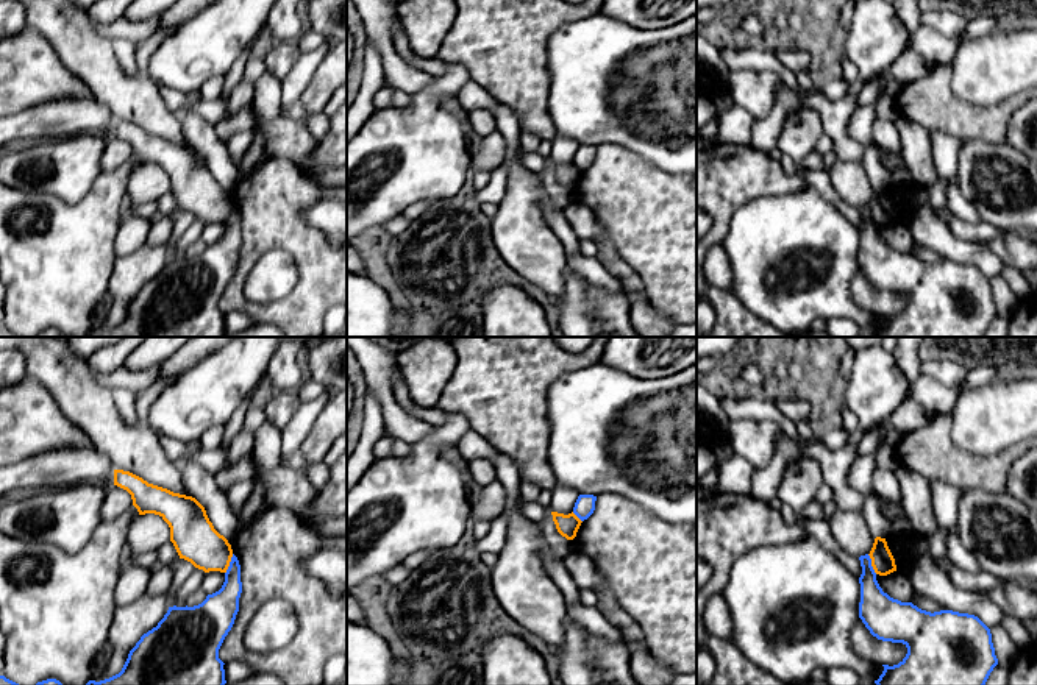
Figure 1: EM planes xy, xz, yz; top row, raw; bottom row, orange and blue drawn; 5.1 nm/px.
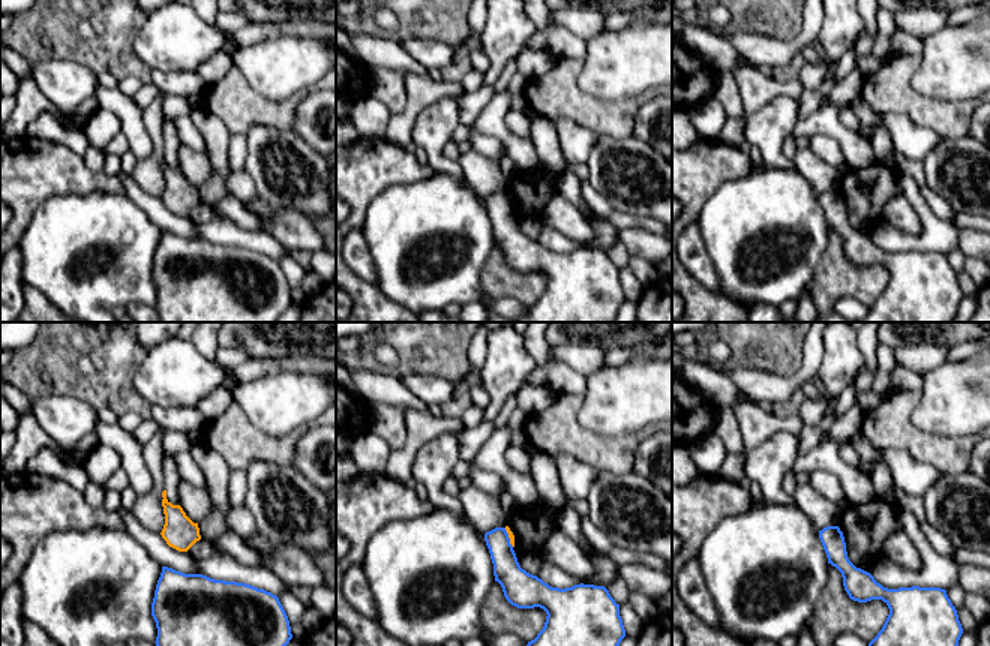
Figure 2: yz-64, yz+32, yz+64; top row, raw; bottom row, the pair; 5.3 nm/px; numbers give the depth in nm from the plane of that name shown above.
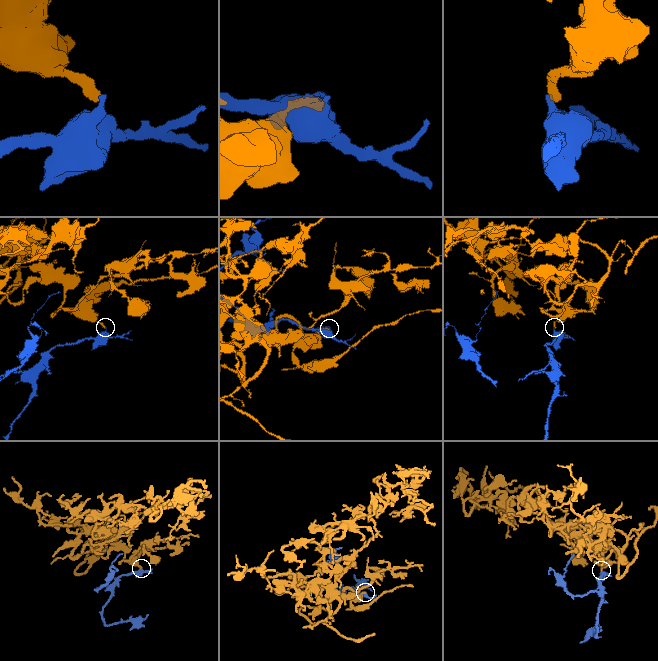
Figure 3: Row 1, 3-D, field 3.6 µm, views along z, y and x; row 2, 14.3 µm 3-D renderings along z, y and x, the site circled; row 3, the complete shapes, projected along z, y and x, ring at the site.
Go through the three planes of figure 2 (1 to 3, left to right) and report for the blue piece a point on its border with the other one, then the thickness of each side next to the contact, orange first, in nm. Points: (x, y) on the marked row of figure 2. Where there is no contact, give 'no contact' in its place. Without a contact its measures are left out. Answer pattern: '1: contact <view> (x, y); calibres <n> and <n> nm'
1: no contact
2: contact yz+32 (509, 537); calibres 30 and 160 nm
3: no contact

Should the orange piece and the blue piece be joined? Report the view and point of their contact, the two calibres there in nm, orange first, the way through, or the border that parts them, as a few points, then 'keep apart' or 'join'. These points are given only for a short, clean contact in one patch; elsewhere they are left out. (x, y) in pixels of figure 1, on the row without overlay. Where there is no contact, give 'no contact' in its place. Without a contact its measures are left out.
yz (872, 214) | 120/190 nm | along yz (867, 205), (876, 223) | keep apart

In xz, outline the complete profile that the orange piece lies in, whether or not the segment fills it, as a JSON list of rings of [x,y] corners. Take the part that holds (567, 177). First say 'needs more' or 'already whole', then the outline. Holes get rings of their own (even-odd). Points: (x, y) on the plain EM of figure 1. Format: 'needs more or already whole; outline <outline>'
already whole; outline [[[551,162],[558,183],[567,190],[573,190],[581,176],[581,170],[572,162],[568,165]]]

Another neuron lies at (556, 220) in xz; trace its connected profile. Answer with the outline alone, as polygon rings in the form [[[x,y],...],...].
[[[539,181],[539,192],[540,192],[540,200],[542,200],[540,209],[542,209],[543,220],[564,247],[564,251],[567,254],[567,268],[575,272],[570,267],[568,259],[573,254],[579,253],[581,242],[576,237],[575,231],[572,229],[570,223],[567,222],[565,211],[553,209],[548,192],[543,189],[540,181]]]

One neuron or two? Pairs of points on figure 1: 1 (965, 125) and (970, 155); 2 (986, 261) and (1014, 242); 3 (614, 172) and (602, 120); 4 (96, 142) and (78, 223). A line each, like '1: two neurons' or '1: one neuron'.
1: two neurons
2: two neurons
3: two neurons
4: two neurons

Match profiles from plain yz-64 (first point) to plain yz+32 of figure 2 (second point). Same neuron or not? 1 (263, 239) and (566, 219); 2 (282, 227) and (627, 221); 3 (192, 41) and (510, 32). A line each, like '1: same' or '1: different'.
1: same
2: different
3: same

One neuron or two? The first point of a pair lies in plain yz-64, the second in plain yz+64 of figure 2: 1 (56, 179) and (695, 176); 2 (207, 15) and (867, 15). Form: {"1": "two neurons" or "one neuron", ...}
{"1": "one neuron", "2": "one neuron"}

